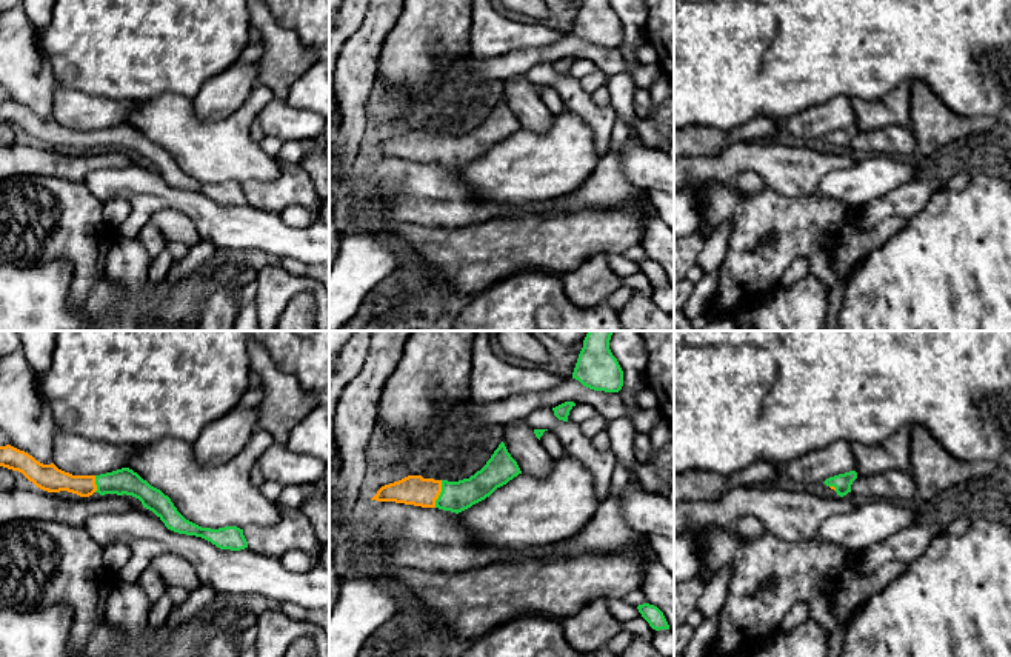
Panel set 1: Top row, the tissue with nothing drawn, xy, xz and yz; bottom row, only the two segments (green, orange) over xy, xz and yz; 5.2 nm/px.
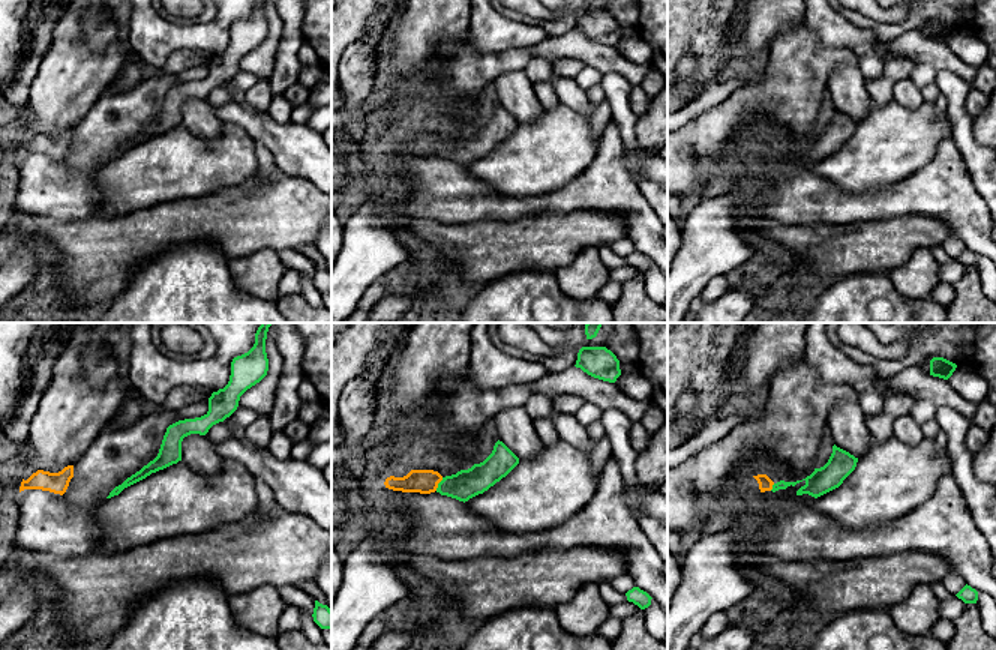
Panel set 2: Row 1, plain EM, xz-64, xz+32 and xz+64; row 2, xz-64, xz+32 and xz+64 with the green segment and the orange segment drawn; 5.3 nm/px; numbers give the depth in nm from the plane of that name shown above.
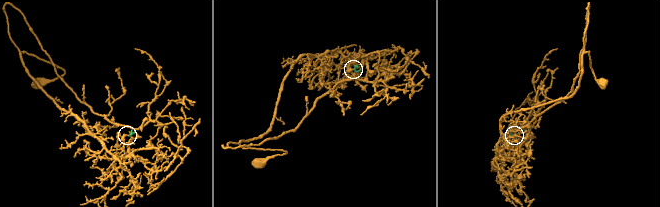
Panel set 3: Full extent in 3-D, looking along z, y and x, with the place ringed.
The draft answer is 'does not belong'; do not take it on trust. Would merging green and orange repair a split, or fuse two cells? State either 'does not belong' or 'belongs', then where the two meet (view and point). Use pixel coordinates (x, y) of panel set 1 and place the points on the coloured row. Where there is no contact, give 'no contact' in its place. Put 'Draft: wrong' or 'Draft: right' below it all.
belongs | xz (440, 494)
Draft: wrong

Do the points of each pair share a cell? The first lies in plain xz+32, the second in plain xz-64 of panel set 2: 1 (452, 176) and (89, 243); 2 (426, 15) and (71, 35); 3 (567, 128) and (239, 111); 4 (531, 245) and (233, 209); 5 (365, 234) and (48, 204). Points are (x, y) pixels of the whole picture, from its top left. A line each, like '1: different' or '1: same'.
1: different
2: same
3: different
4: same
5: different

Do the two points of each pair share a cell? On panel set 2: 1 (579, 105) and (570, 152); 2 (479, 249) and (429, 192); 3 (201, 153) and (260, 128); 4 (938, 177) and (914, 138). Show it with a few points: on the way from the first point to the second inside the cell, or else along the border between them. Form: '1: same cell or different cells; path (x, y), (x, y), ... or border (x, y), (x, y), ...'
1: different cells; border (560, 102), (581, 113), (600, 138)
2: different cells; border (422, 218), (441, 222), (491, 219)
3: different cells; border (222, 122), (239, 125), (254, 141)
4: different cells; border (951, 135), (941, 141), (926, 164), (899, 182)

